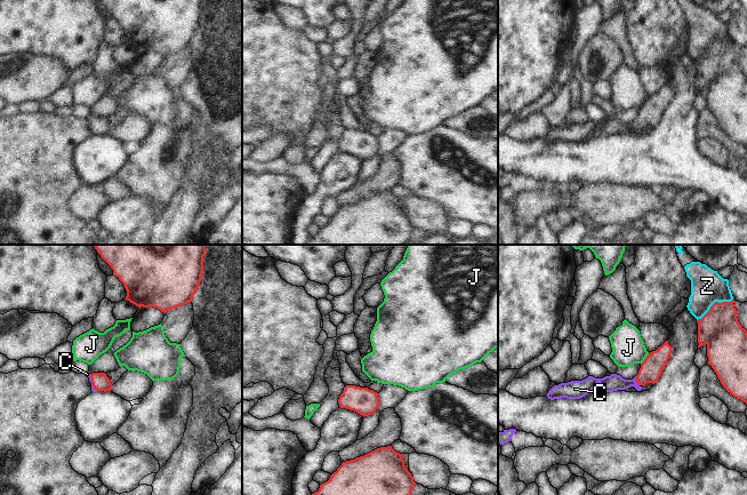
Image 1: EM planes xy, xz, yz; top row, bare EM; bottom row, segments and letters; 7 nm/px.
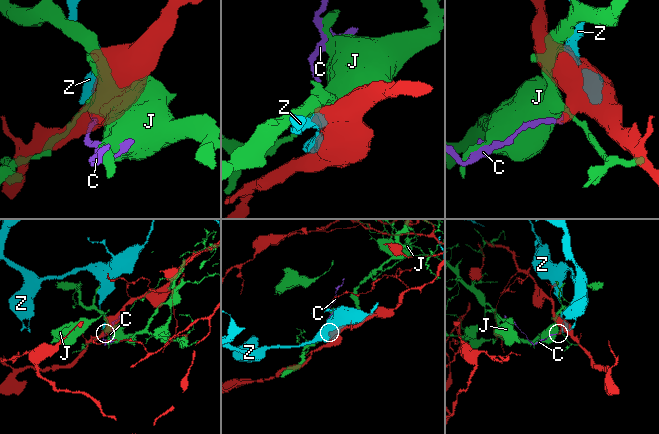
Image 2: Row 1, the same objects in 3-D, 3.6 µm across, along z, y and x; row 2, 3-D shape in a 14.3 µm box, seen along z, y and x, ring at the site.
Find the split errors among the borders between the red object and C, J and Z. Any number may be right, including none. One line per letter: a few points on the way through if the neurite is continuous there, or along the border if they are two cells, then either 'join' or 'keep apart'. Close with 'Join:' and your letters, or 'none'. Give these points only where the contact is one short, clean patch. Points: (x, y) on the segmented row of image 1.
C: across yz (651, 368), (641, 378), (635, 380), (615, 382) | join
J: keep apart
Z: keep apart
Join: C

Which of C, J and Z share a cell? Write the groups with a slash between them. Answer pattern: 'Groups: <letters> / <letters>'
Groups: C / J / Z

